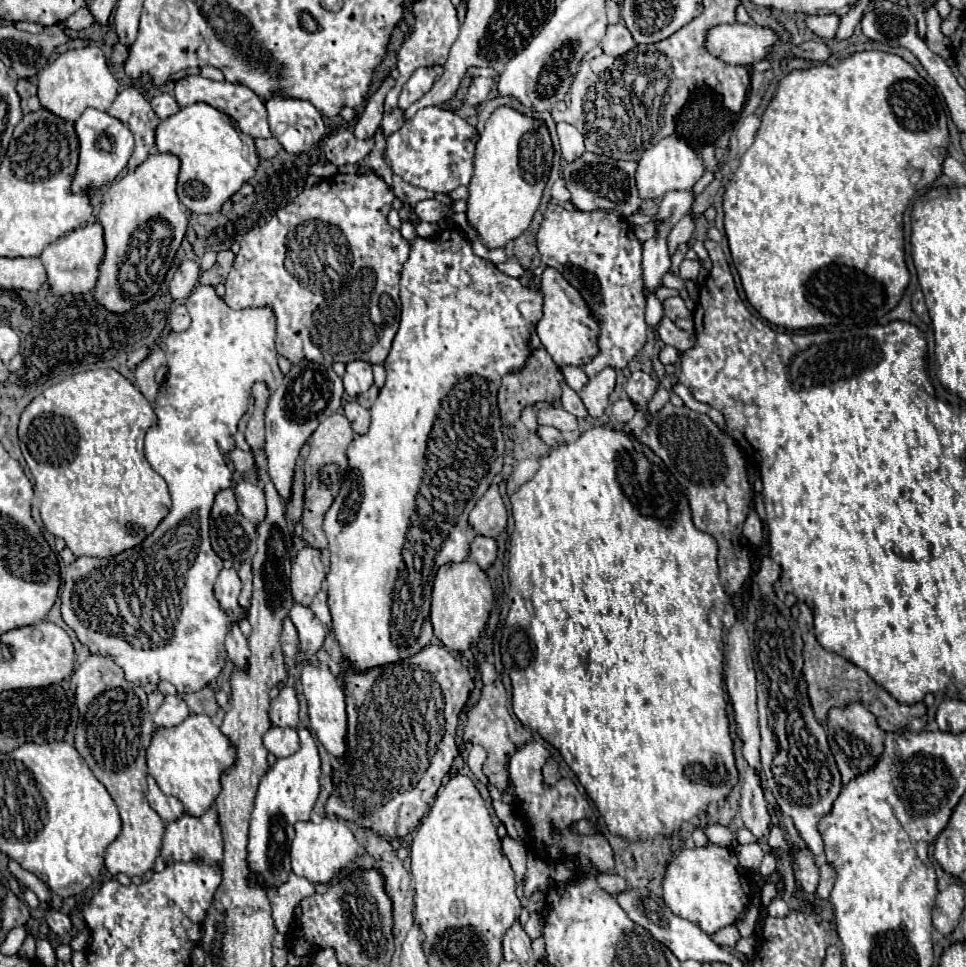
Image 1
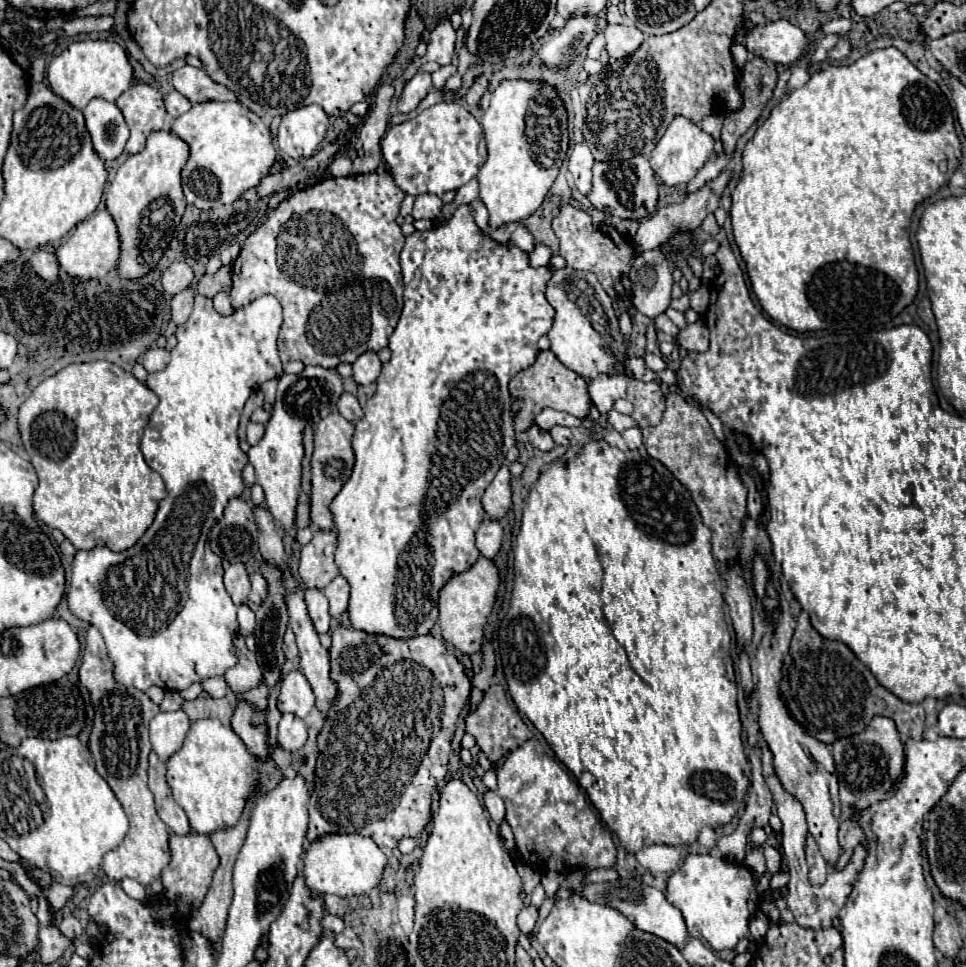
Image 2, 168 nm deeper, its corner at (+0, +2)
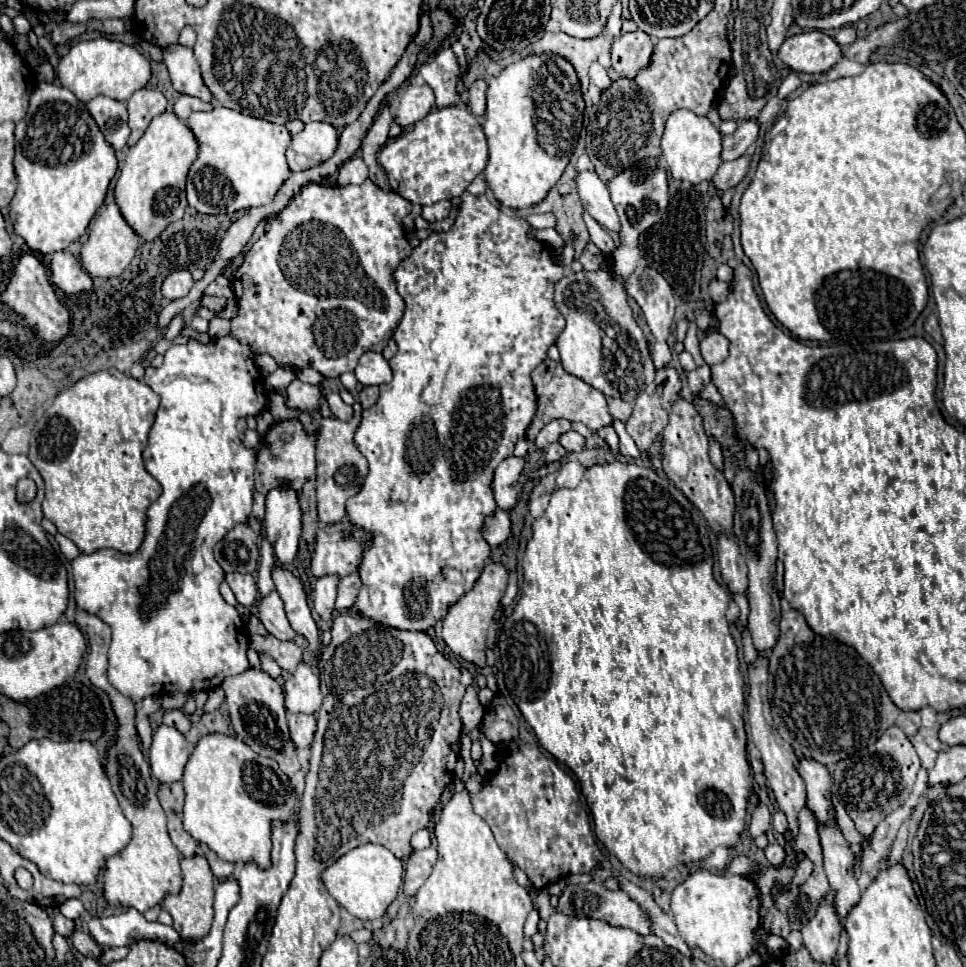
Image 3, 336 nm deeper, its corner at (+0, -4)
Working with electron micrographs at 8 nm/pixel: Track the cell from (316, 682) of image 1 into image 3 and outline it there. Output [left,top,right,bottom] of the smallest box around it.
[271,564,321,652]

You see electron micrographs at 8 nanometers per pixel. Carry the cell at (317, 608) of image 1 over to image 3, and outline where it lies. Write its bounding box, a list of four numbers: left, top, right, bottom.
[335,572,361,612]

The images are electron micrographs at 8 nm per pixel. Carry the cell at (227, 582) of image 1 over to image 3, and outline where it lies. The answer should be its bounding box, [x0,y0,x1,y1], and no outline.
[225,572,257,608]

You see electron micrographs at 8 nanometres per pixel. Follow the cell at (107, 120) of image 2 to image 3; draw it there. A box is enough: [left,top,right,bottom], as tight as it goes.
[87,96,129,150]

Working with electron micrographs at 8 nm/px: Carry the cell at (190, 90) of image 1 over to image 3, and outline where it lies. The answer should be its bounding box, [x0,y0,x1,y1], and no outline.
[163,44,213,102]

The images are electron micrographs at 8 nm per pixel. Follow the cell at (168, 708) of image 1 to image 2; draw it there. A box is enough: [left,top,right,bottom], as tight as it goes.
[151,710,191,762]

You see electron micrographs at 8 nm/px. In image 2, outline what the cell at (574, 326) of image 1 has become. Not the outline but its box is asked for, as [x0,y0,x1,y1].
[547,268,655,382]

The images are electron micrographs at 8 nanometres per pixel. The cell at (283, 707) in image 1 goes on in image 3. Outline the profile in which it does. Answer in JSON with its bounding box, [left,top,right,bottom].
[285,664,321,714]

